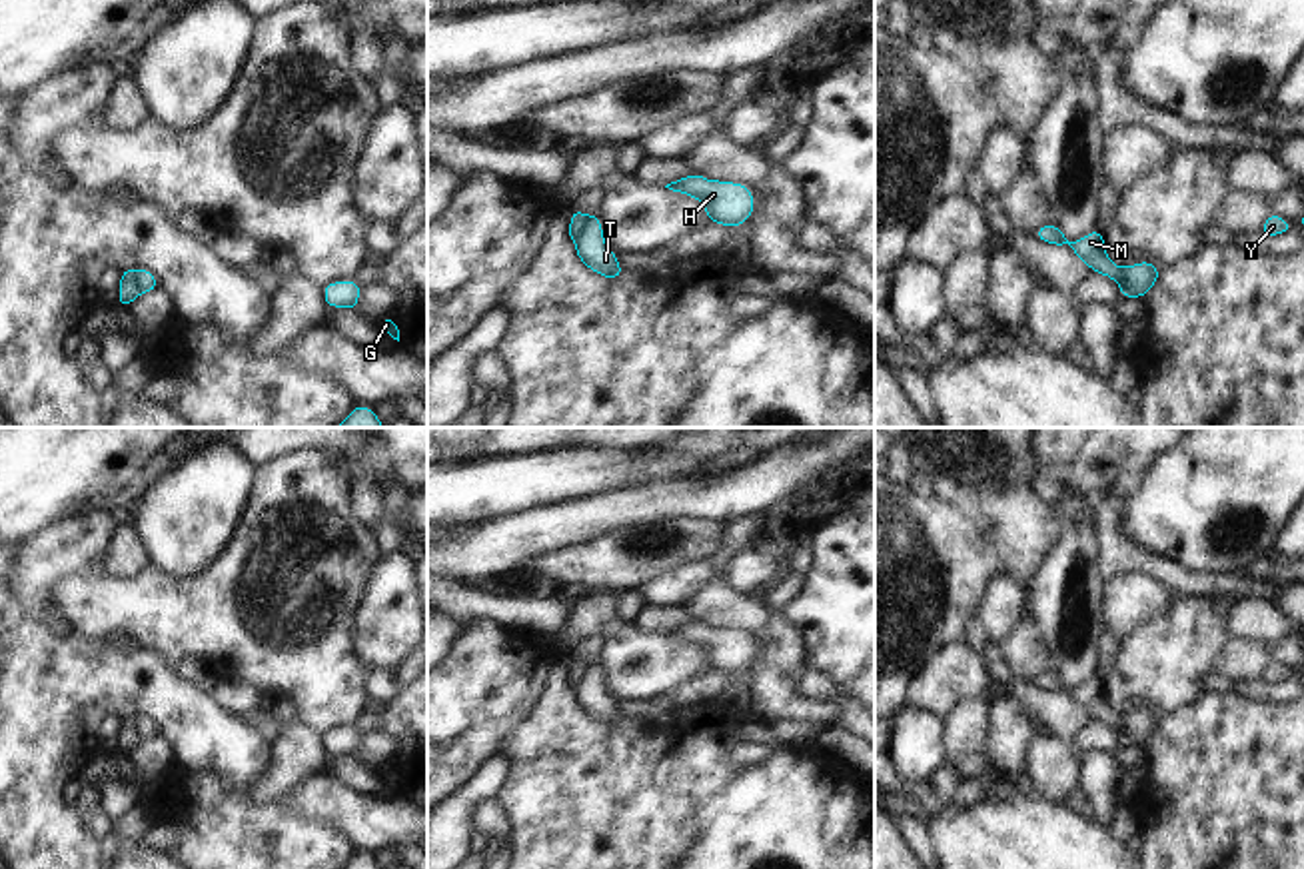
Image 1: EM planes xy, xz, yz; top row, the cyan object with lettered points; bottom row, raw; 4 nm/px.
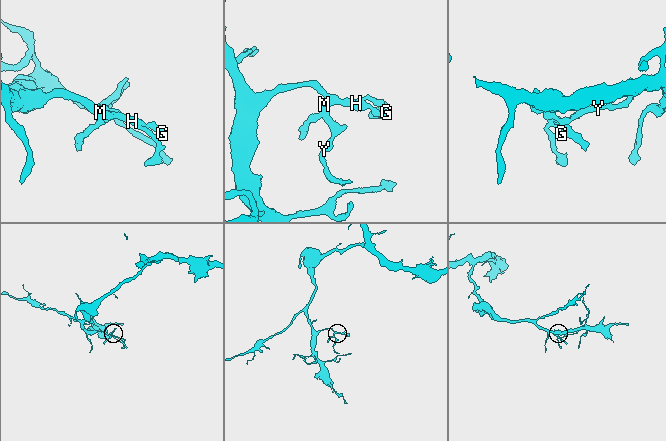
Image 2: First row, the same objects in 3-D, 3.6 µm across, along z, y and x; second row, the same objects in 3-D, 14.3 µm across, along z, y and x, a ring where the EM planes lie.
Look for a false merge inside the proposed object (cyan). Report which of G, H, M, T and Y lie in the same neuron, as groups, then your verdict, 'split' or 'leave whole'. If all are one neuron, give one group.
G H M / T Y; split

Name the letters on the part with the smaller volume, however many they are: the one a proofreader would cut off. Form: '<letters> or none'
T, Y

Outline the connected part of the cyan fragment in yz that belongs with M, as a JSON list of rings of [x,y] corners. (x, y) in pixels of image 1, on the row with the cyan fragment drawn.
[[[1050,222],[1040,226],[1032,236],[1050,246],[1068,246],[1092,272],[1112,278],[1116,284],[1122,280],[1122,268],[1106,256],[1104,234],[1098,230],[1070,242],[1064,232]]]

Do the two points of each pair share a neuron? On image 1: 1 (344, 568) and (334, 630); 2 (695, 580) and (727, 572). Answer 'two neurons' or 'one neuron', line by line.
1: one neuron
2: two neurons

